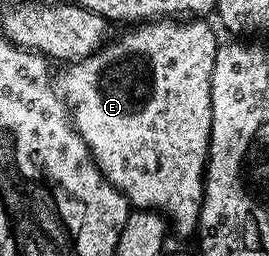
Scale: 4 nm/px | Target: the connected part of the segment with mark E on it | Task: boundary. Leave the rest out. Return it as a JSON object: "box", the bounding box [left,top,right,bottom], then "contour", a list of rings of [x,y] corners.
{"box":[58,17,218,235],"contour":[[[192,17],[187,21],[177,21],[175,18],[141,21],[131,29],[124,29],[120,36],[109,38],[108,42],[94,52],[90,57],[80,59],[76,63],[67,64],[63,68],[64,76],[59,76],[58,90],[64,97],[68,113],[77,133],[86,141],[94,161],[99,165],[103,175],[128,198],[133,208],[154,211],[166,217],[167,222],[180,235],[188,235],[197,230],[200,222],[200,206],[204,200],[204,173],[208,165],[208,142],[212,132],[212,102],[210,101],[210,85],[214,73],[214,57],[218,46],[218,38],[212,32],[208,21]]]}

